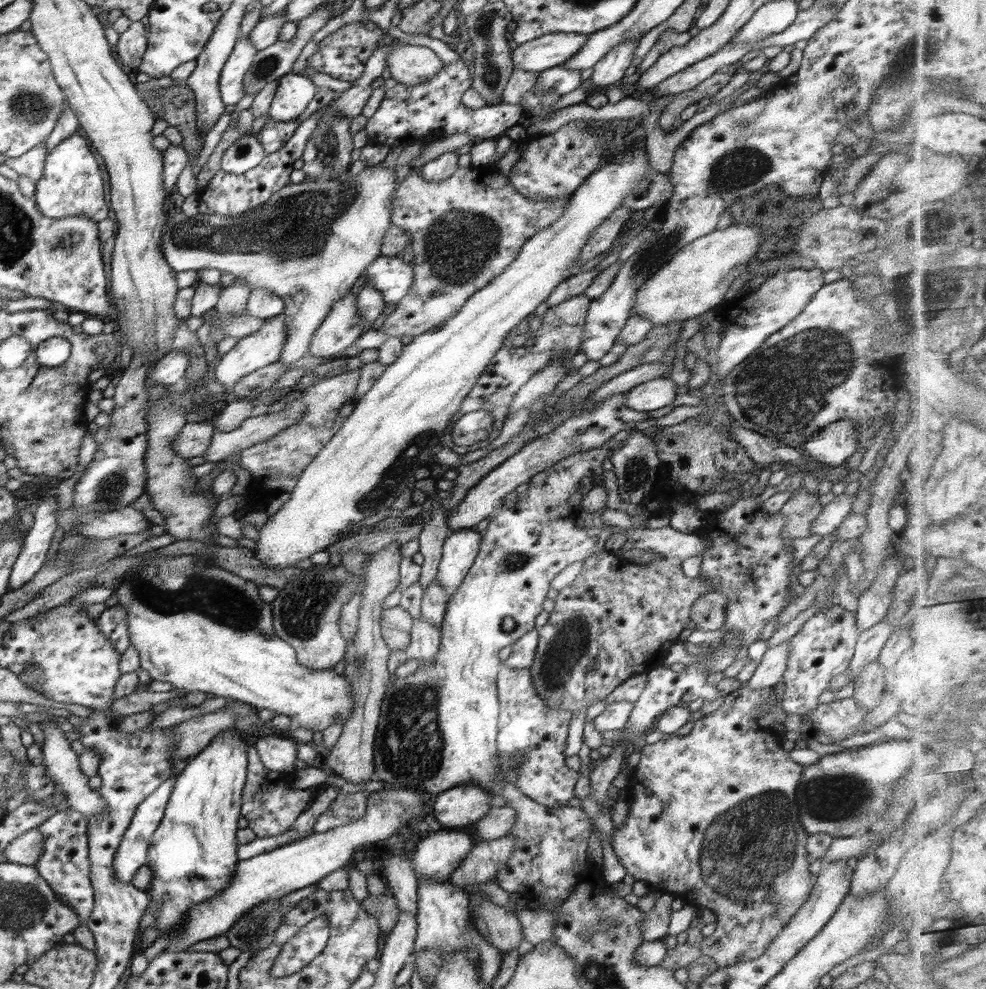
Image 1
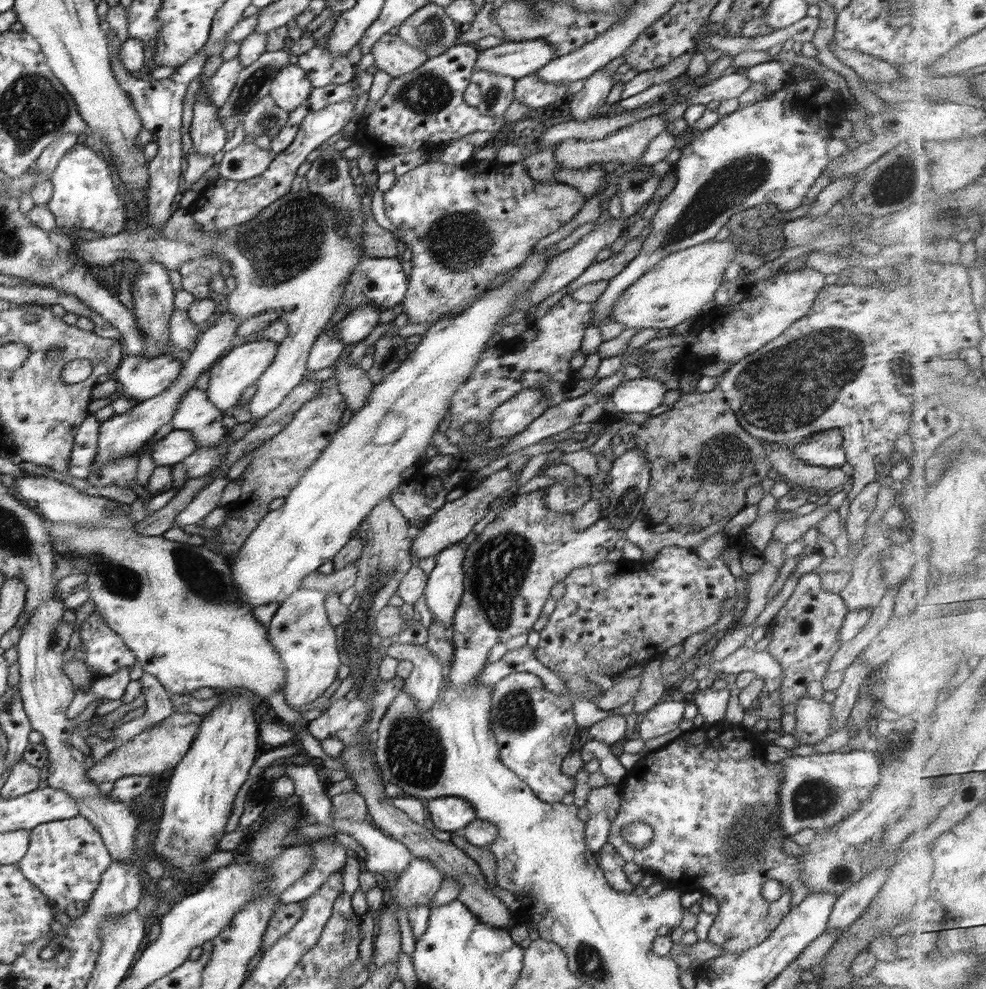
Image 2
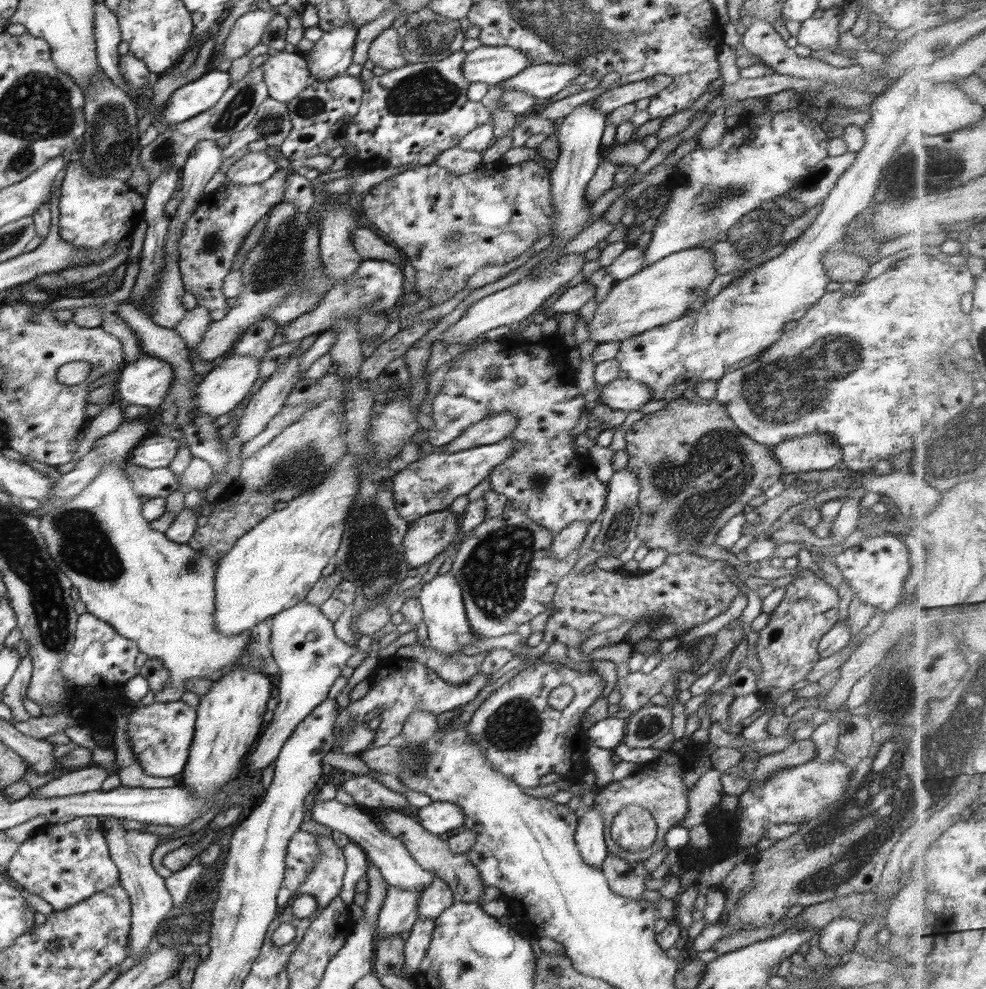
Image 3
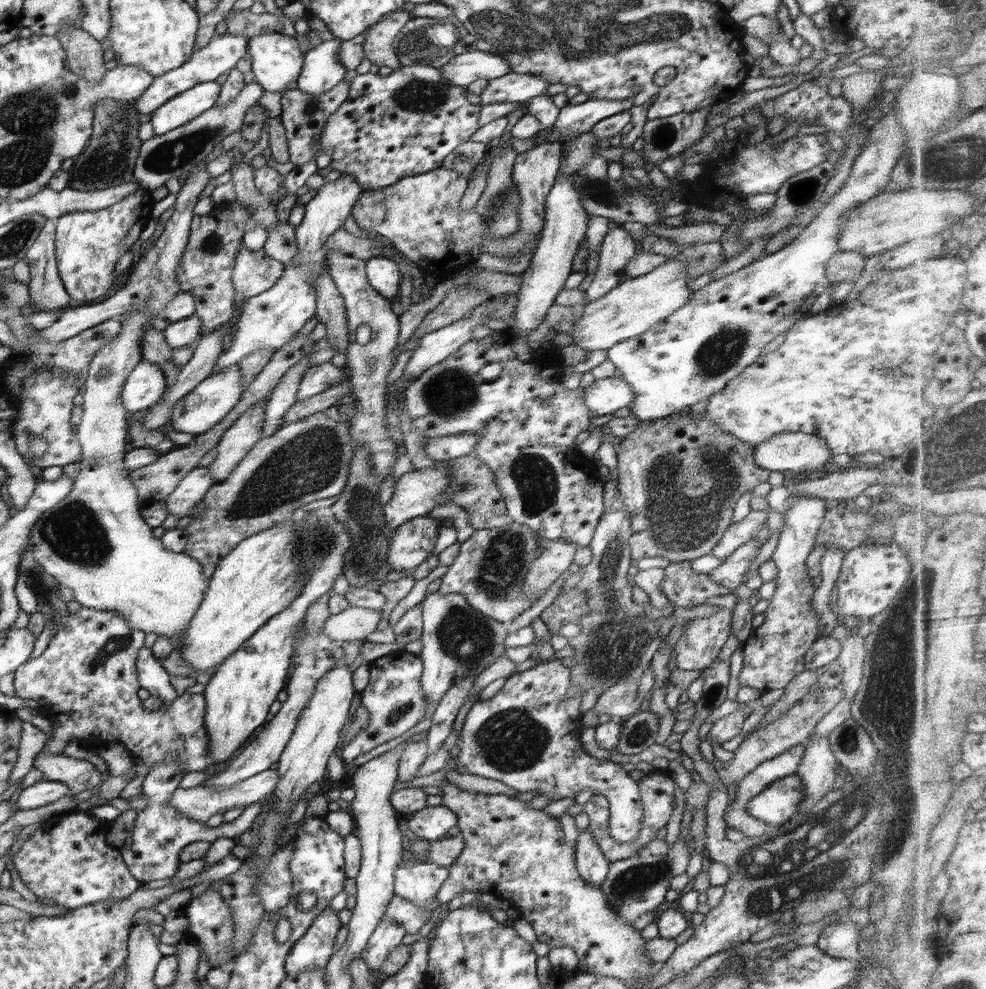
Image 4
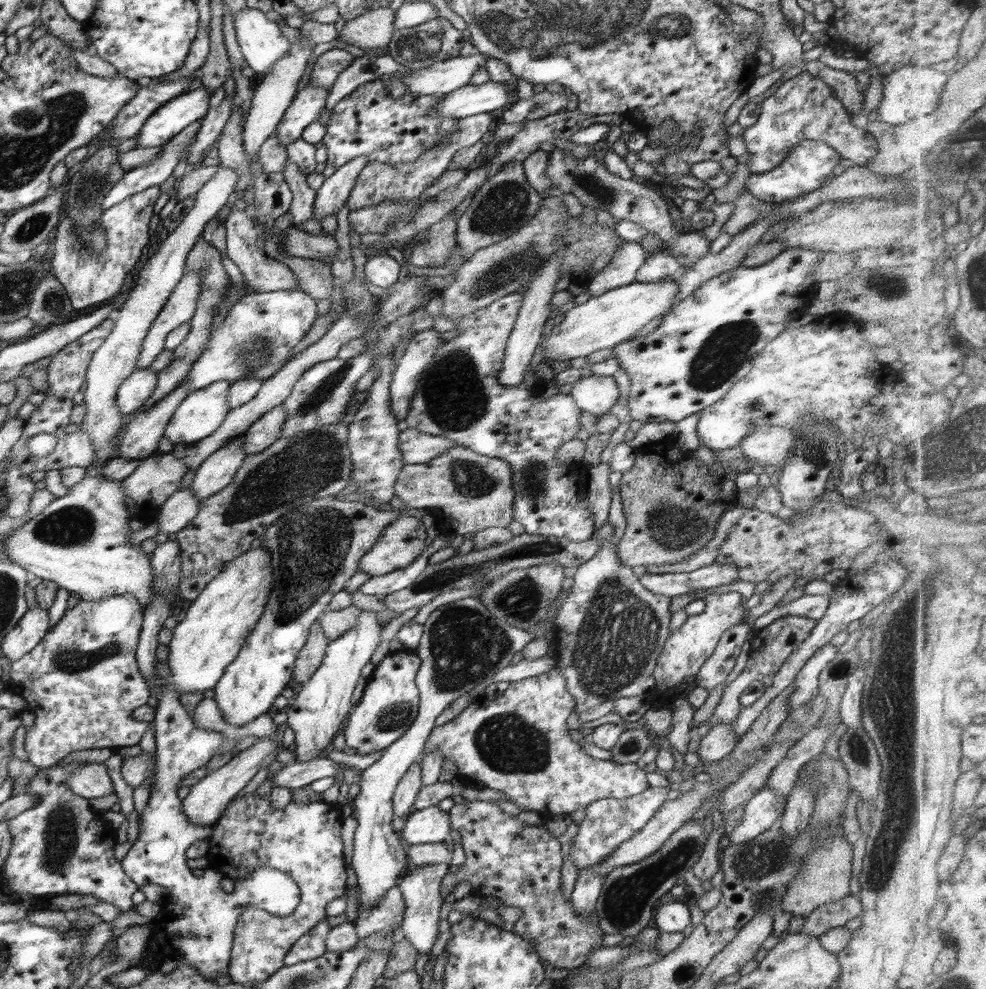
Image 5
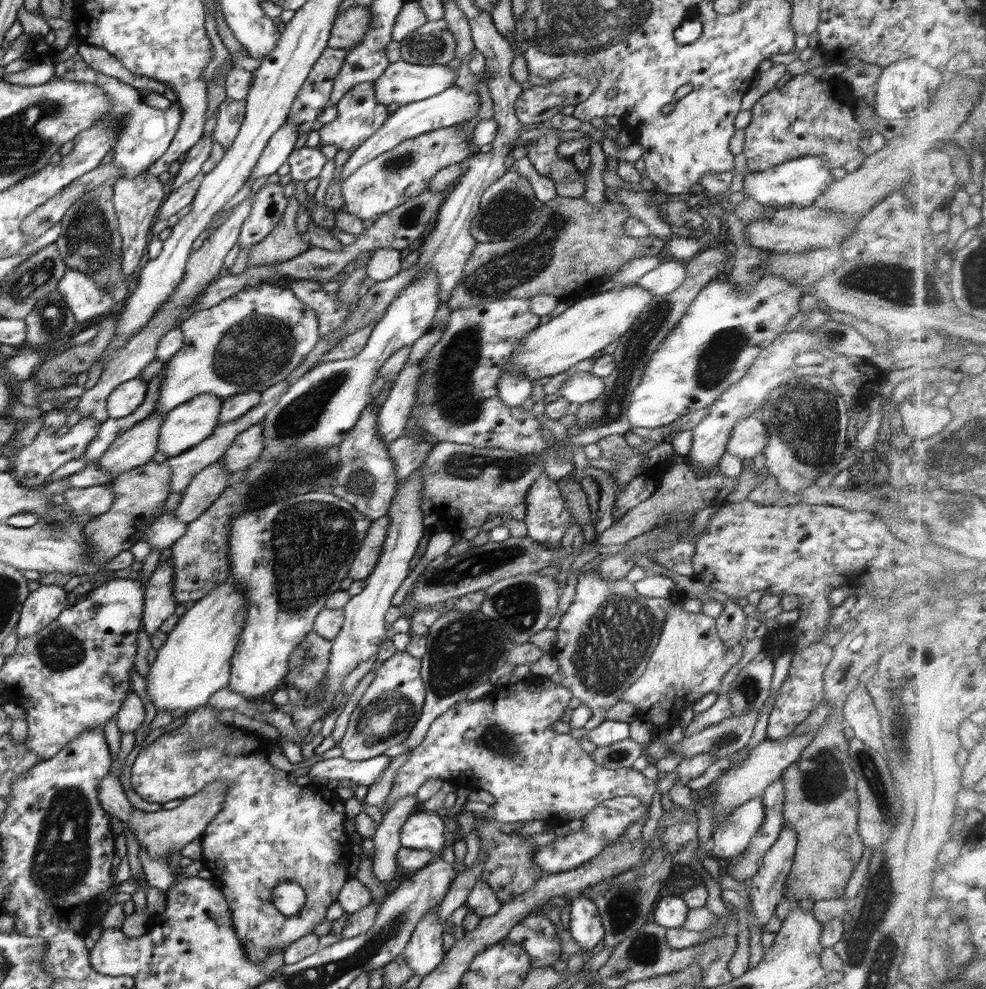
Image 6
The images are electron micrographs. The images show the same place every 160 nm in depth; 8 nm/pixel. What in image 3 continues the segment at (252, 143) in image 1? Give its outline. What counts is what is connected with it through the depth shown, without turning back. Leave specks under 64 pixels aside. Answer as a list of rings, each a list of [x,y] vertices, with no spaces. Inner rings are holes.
[[[266,150],[249,151],[228,168],[226,180],[236,185],[252,185],[268,180],[278,169]]]

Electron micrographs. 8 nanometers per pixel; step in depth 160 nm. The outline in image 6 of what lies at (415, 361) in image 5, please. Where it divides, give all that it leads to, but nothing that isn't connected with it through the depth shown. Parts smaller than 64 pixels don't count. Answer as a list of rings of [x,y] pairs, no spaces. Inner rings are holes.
[[[420,362],[406,363],[397,373],[398,378],[386,401],[378,409],[377,429],[387,444],[406,432],[417,398],[417,380],[421,371]]]

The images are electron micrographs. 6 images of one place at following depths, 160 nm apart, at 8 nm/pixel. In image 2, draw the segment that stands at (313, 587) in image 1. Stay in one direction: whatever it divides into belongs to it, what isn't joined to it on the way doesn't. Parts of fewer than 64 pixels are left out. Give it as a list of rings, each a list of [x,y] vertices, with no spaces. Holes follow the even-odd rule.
[[[298,589],[280,602],[278,610],[267,624],[268,640],[276,647],[284,663],[284,698],[292,710],[311,704],[318,699],[338,678],[338,668],[342,665],[335,626],[329,621],[325,611],[327,595],[321,590]]]

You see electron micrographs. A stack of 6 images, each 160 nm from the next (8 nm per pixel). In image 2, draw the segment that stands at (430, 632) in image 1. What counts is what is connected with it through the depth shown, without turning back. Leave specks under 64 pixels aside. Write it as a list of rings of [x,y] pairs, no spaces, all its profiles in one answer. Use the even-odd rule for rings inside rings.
[[[392,643],[388,646],[386,654],[396,660],[410,660],[414,665],[412,673],[404,682],[403,689],[416,700],[420,710],[432,708],[438,700],[444,684],[446,669],[439,658],[431,653],[425,644]]]

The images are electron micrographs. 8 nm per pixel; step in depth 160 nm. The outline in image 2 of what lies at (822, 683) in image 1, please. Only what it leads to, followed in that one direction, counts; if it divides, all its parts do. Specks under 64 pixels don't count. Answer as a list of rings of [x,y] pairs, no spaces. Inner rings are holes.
[[[819,573],[803,574],[794,592],[784,603],[768,629],[769,652],[782,668],[780,706],[795,704],[807,694],[808,684],[821,681],[828,674],[832,657],[841,647],[838,642],[840,627],[849,611],[839,593],[826,592],[821,587]]]

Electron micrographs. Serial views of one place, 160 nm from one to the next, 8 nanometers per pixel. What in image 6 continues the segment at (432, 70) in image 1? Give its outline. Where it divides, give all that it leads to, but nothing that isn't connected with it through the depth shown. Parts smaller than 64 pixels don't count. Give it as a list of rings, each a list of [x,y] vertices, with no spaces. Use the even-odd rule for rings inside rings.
[[[354,5],[346,10],[339,10],[327,45],[347,50],[354,48],[364,40],[371,20],[372,15],[368,7]]]

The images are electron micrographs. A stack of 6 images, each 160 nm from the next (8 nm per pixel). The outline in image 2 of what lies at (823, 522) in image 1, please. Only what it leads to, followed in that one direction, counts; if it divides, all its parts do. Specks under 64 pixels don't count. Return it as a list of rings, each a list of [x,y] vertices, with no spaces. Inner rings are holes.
[[[820,505],[812,512],[803,516],[780,521],[773,532],[773,538],[781,547],[799,540],[810,528],[817,528],[820,520],[824,520],[832,512],[830,505]]]

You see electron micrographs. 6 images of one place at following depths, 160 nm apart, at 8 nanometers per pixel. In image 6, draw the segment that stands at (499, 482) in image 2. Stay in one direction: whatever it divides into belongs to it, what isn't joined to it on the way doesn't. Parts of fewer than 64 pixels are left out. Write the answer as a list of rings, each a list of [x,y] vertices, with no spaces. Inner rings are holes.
[[[384,515],[372,521],[367,535],[364,537],[360,550],[349,568],[352,580],[366,580],[375,569],[380,553],[383,551],[384,541],[389,527],[389,516]]]

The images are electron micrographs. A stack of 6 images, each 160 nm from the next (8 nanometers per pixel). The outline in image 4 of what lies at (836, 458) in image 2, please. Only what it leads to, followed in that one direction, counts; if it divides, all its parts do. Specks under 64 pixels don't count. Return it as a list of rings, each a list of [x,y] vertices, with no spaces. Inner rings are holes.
[[[781,432],[754,448],[760,468],[781,473],[819,471],[833,456],[823,438],[804,432]]]

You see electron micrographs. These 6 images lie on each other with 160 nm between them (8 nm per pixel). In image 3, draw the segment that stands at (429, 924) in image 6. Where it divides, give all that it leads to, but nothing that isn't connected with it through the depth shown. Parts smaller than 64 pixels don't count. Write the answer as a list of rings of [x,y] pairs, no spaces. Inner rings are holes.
[[[336,799],[326,800],[326,802],[314,802],[311,807],[312,817],[318,824],[342,832],[344,836],[348,836],[351,842],[355,842],[367,854],[369,862],[375,864],[384,877],[384,880],[390,885],[417,891],[424,890],[433,880],[435,874],[424,870],[412,858],[410,851],[404,846],[401,840],[390,835],[386,830],[380,830],[371,816],[365,814],[359,806],[348,806],[340,803]]]

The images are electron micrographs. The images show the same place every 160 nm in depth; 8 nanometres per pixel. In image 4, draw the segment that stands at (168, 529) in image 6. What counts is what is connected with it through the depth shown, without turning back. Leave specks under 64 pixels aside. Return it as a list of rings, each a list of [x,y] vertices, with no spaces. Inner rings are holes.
[[[208,466],[192,470],[164,500],[169,514],[190,516],[189,510],[195,507],[214,484]]]

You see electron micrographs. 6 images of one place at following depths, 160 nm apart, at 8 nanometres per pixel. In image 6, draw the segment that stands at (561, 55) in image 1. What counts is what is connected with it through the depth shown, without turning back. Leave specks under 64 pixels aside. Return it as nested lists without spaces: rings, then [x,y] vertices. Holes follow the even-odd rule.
[[[403,60],[390,63],[384,74],[375,80],[375,97],[380,104],[388,105],[396,102],[399,105],[413,103],[419,100],[432,98],[455,84],[458,70],[451,69],[446,65],[432,63],[428,66],[416,63],[404,62]]]

